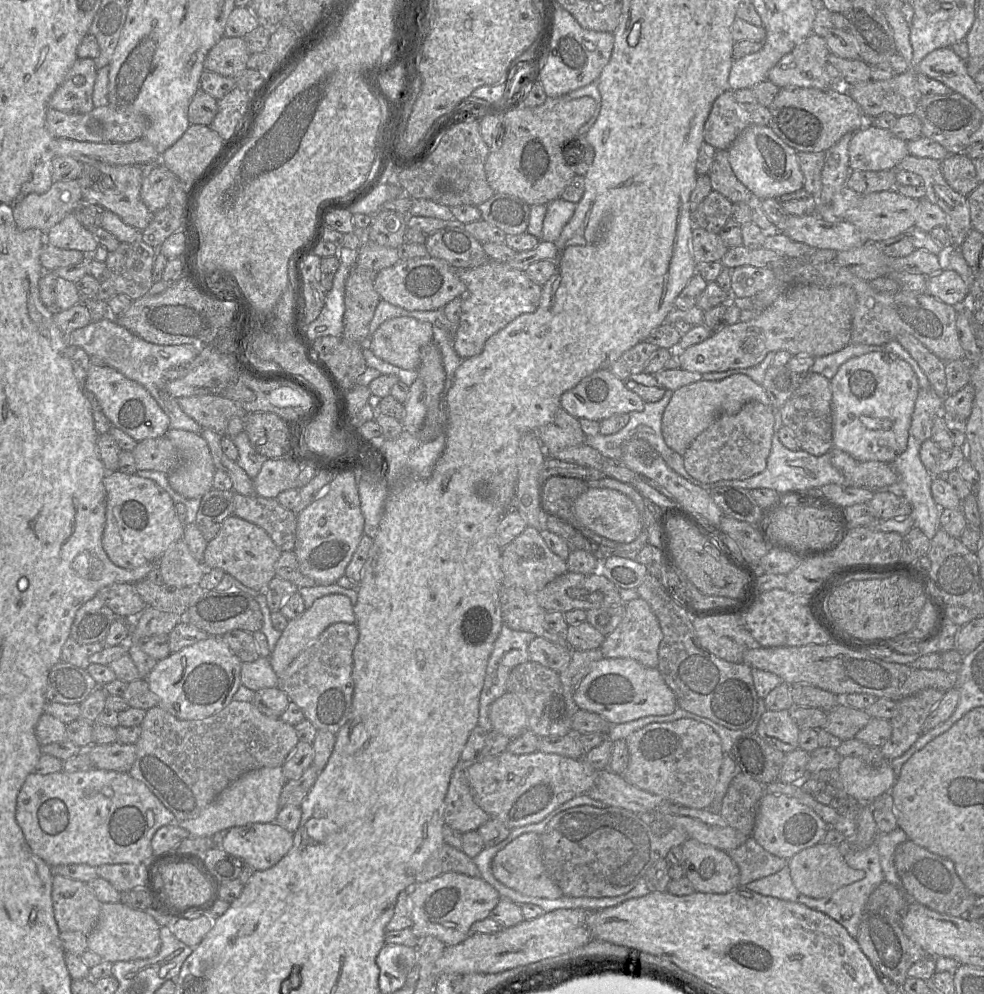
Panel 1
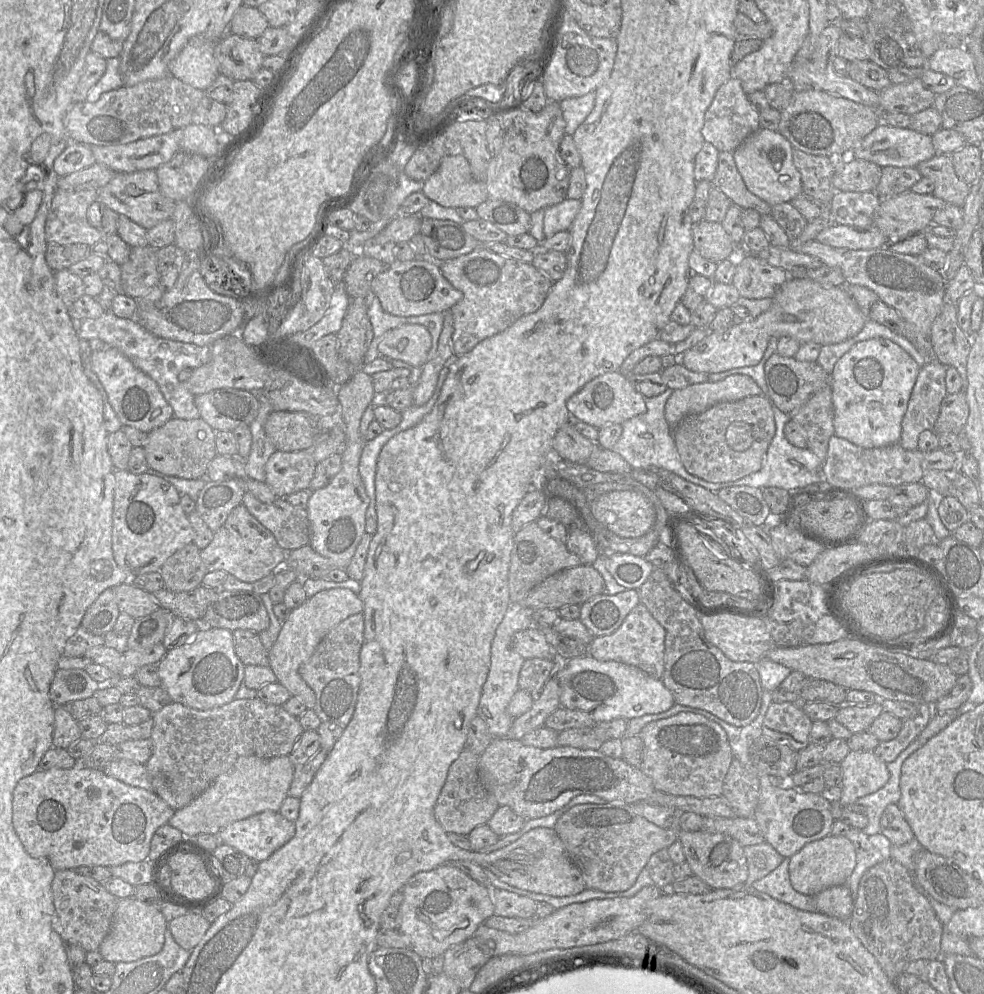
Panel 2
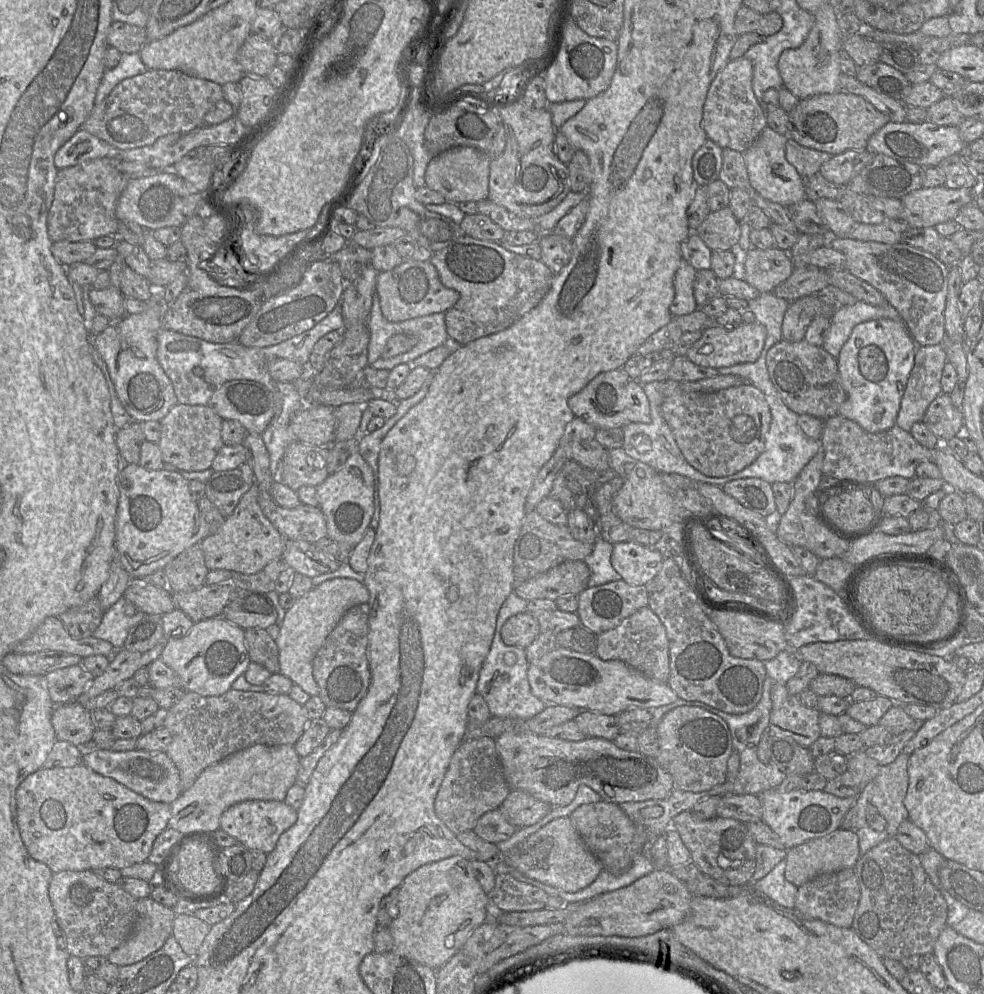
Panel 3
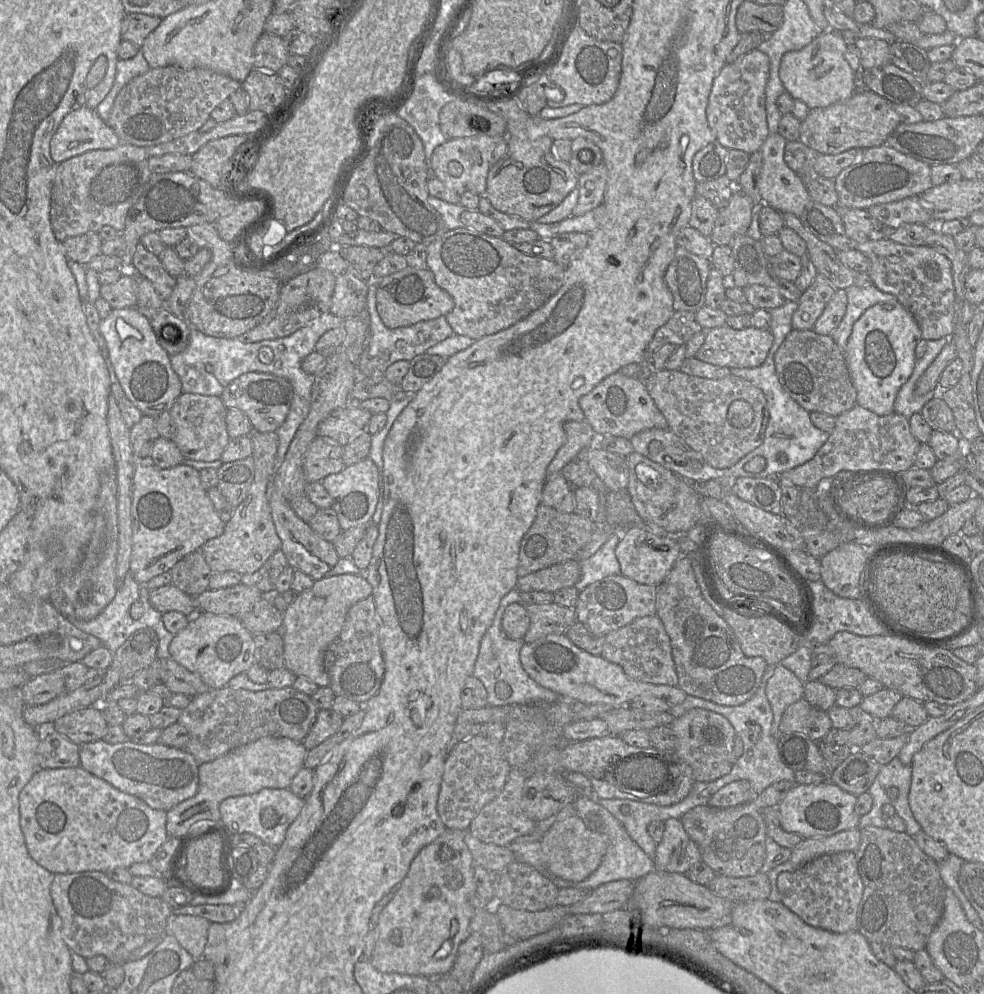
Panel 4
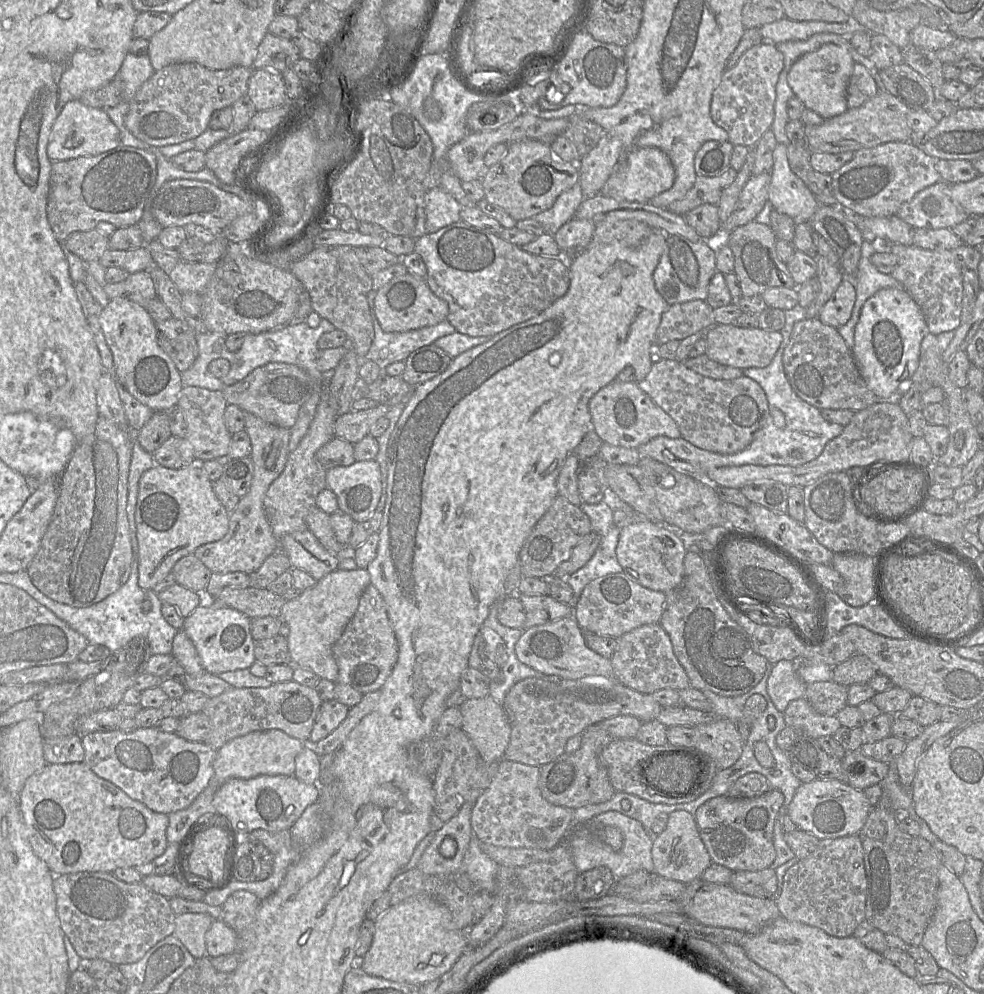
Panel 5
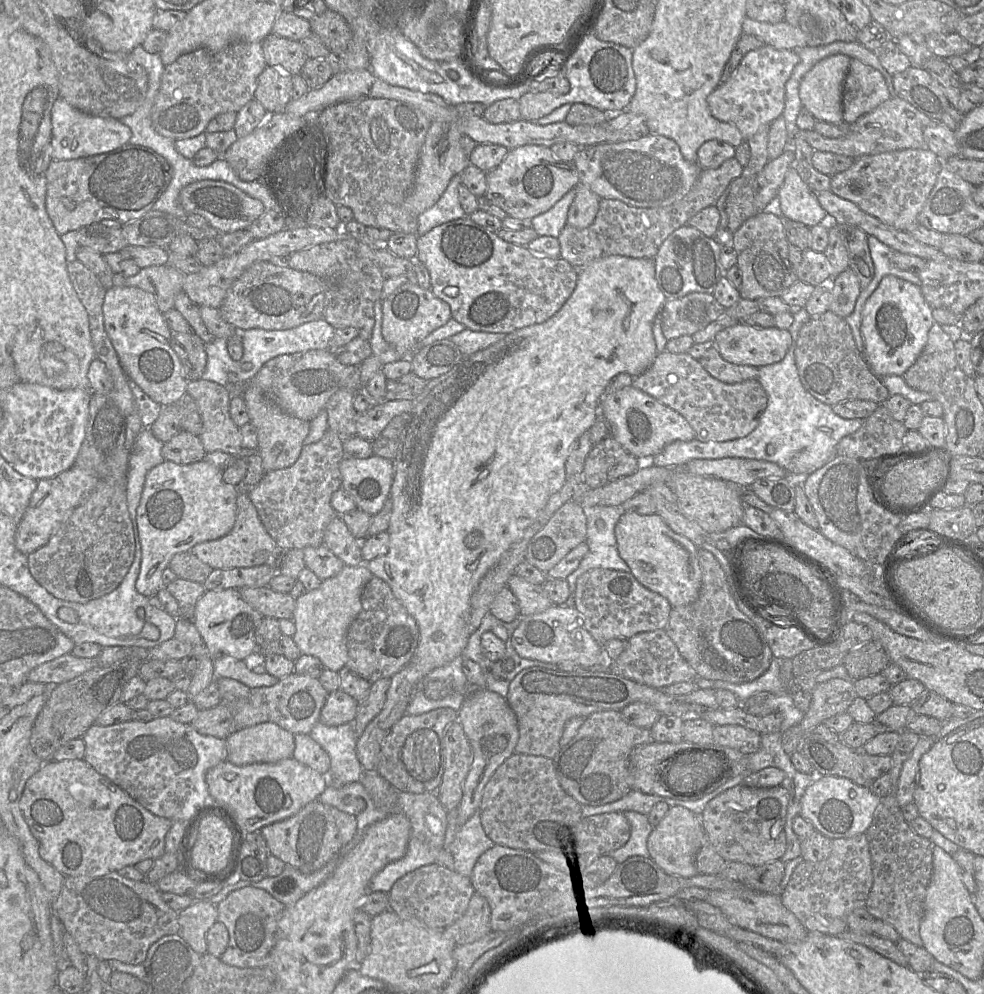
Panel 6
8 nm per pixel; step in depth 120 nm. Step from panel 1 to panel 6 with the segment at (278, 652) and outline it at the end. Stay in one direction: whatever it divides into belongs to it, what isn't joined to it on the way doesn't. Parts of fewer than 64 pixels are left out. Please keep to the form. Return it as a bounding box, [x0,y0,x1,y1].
[292,564,373,672]

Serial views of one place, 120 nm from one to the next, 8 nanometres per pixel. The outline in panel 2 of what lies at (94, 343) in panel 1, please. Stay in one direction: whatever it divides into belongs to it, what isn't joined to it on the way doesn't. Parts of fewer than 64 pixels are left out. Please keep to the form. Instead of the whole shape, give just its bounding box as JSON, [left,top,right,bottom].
[78,311,210,420]

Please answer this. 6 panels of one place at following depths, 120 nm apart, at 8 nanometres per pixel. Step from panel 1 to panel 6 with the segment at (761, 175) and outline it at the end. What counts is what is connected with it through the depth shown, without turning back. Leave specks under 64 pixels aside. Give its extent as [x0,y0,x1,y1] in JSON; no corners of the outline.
[777,167,829,228]

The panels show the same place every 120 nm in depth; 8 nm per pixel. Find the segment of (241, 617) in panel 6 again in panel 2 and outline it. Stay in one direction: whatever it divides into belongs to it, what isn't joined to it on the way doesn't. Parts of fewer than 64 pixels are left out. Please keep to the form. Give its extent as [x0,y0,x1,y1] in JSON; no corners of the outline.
[158,626,244,710]

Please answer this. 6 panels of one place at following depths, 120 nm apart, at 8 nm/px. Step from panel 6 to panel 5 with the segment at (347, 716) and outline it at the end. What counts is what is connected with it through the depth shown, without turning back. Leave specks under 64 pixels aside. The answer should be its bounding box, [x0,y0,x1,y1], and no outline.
[305,699,349,746]

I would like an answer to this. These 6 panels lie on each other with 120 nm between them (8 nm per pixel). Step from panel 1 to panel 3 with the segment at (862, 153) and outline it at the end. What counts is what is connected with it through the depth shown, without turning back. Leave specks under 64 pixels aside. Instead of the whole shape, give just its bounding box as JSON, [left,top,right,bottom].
[865,121,964,168]

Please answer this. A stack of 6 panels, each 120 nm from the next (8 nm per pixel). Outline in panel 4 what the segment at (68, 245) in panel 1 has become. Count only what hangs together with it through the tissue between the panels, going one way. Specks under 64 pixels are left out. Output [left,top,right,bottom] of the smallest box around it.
[50,143,152,242]

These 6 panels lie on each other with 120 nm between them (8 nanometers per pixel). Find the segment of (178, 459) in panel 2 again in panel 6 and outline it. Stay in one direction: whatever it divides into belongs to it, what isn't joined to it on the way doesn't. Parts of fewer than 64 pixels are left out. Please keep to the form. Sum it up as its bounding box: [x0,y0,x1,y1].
[187,380,243,455]

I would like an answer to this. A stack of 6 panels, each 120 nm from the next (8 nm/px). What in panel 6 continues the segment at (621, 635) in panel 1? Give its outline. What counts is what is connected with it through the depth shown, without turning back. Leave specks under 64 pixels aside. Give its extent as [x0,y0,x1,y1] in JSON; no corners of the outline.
[608,629,696,689]

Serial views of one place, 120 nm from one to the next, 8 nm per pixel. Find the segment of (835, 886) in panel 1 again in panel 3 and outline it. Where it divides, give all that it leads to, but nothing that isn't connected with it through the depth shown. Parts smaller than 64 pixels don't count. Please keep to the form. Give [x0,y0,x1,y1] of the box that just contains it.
[785,830,859,887]

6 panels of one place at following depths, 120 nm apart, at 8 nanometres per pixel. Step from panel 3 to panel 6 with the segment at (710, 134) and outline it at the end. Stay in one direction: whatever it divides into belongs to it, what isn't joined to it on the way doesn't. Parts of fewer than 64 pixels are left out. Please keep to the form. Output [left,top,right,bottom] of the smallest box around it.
[707,45,800,141]

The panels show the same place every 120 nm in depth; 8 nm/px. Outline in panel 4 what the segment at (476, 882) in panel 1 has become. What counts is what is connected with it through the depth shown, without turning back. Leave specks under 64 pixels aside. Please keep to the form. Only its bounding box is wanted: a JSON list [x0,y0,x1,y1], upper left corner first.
[369,828,476,978]

